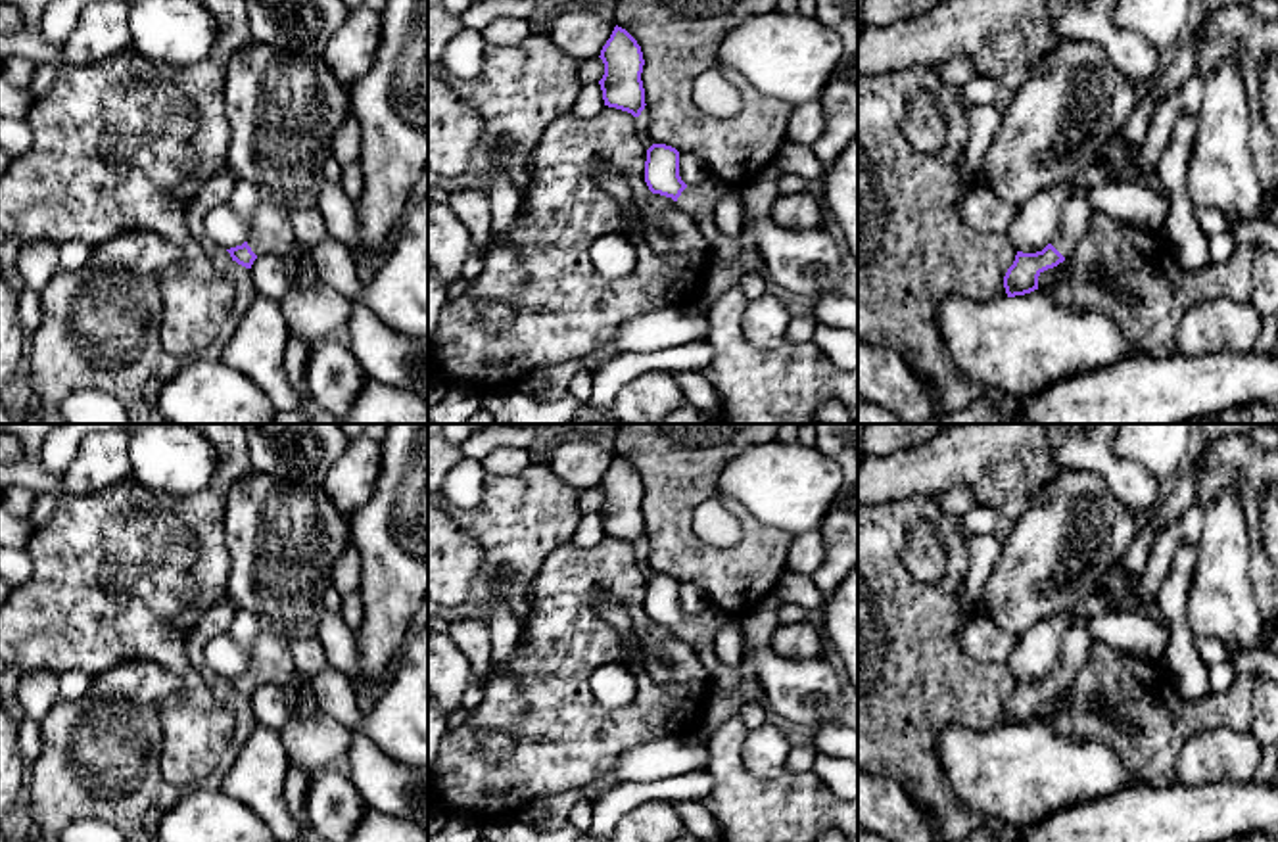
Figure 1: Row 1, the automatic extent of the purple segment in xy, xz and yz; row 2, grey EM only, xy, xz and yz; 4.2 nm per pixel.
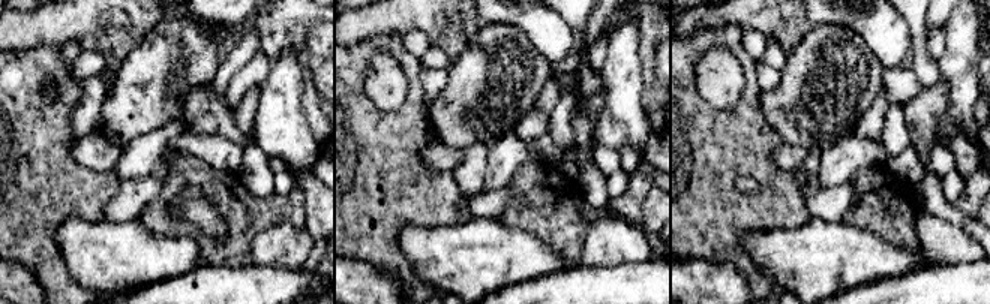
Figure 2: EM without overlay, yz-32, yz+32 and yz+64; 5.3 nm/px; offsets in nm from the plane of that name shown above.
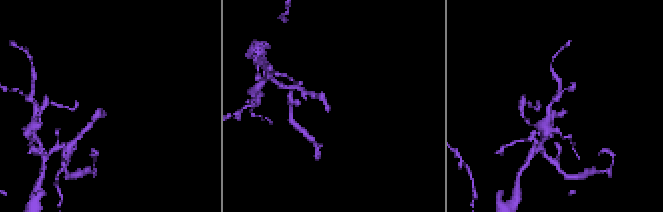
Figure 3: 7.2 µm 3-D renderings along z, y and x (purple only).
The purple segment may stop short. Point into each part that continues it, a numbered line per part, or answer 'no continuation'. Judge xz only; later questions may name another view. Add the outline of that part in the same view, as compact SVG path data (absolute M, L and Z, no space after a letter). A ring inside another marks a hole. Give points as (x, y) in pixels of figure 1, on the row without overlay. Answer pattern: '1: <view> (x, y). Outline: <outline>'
1: xz (695, 630). Outline: M710 606L700 614L687 616L677 627L675 637L693 648L706 643L712 644L727 618L729 616L725 612Z

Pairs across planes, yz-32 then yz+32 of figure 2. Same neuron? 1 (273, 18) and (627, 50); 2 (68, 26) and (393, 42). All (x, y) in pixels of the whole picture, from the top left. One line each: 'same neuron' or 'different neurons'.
1: different neurons
2: different neurons

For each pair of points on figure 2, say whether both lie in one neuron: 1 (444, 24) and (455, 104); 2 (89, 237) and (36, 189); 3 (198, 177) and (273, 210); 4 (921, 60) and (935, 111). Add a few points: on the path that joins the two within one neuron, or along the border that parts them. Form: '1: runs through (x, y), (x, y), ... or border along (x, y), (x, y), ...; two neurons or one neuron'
1: border along (474, 33), (452, 60); two neurons
2: border along (102, 220), (68, 217), (56, 229), (60, 253); two neurons
3: runs through (216, 184), (237, 205), (248, 205), (255, 210); one neuron
4: border along (941, 78), (924, 90); two neurons

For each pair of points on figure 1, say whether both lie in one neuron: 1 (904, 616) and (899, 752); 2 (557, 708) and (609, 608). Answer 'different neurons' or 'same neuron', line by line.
1: same neuron
2: different neurons

